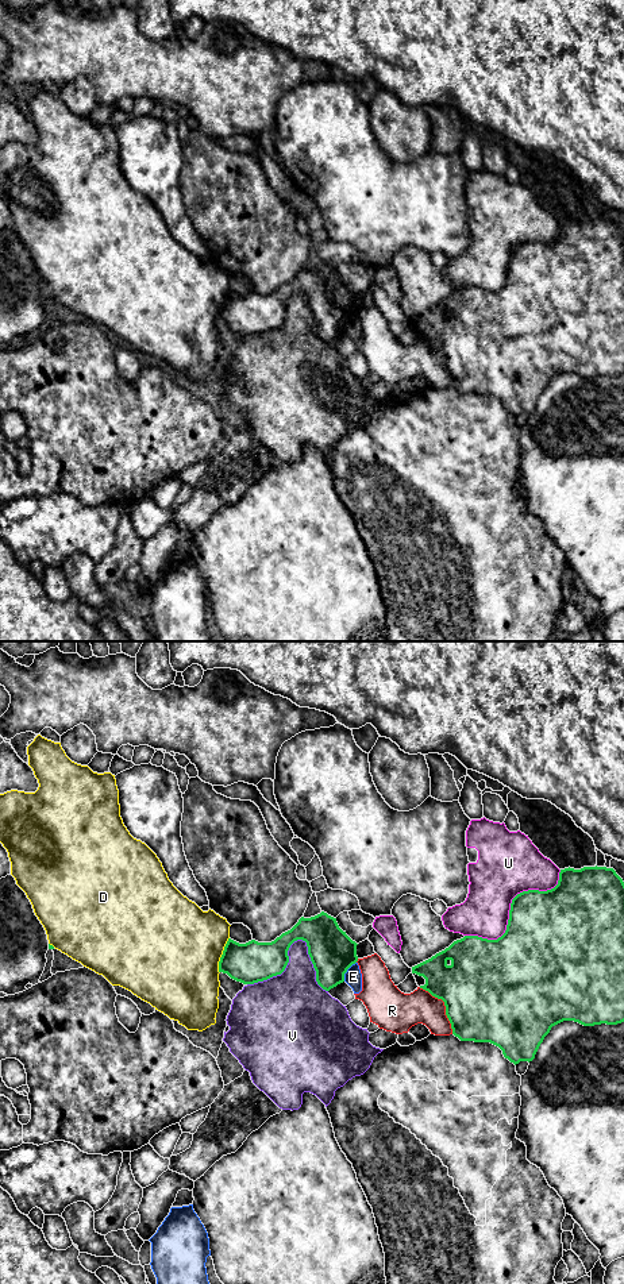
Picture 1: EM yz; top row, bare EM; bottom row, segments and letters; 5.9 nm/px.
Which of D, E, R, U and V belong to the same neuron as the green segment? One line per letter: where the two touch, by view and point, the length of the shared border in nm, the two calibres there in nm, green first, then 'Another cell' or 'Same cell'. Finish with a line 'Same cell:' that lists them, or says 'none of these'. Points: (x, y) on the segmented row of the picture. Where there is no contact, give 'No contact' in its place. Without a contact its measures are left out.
D: Touches green at yz (222, 955). Shared border 220 nm. Thickness 240 nm (green) against 480 nm. Another cell
E: Touches green at yz (346, 971). Shared border 140 nm. Thickness 280 nm (green) against 100 nm. Another cell
R: Touches green at yz (445, 1005). Shared border 340 nm. Thickness 500 nm (green) against 200 nm. Another cell
U: Touches green at yz (511, 906). Shared border 700 nm. Thickness 460 nm (green) against 360 nm. Another cell
V: Touches green at yz (293, 941). Shared border 480 nm. Thickness 280 nm (green) against 220 nm. Another cell
Same cell: none of these

